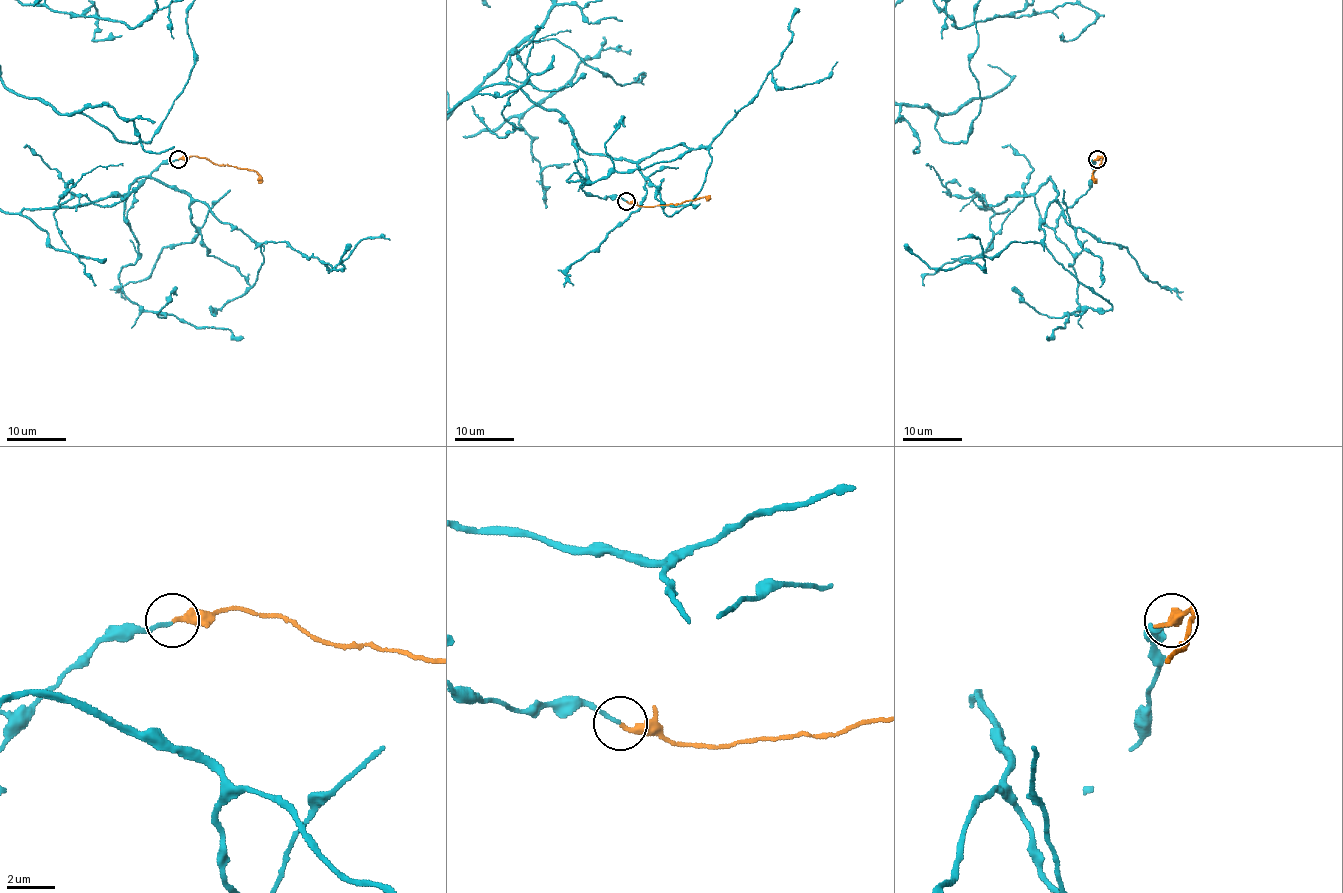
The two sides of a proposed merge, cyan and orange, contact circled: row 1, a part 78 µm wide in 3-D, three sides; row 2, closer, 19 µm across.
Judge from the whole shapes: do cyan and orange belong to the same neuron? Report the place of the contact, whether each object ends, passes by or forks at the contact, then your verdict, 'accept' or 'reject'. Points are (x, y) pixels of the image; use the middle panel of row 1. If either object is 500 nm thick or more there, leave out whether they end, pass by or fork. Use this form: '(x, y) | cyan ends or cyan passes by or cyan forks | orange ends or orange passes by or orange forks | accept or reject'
(626, 201) | cyan ends | orange ends | accept

